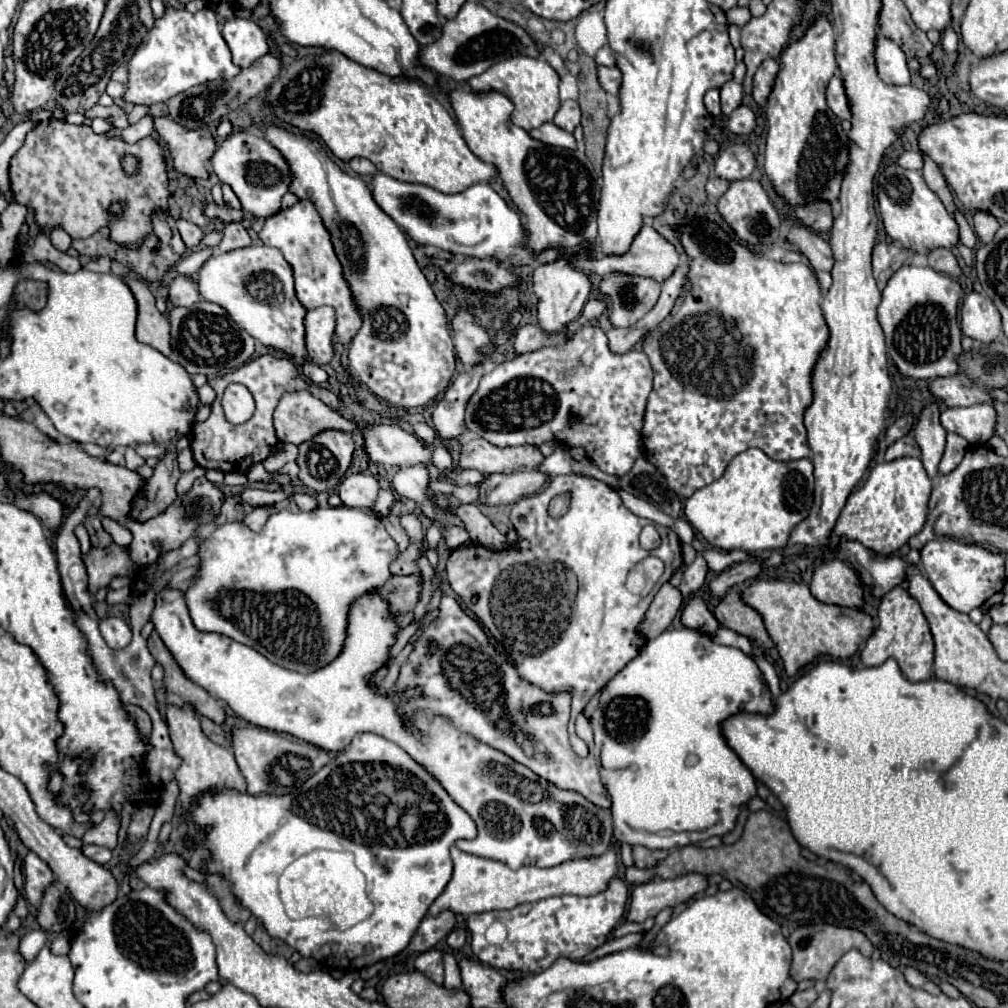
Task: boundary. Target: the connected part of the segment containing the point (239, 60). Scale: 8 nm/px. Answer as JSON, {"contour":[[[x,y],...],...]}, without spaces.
{"contour":[[[231,18],[223,24],[221,34],[231,50],[233,64],[247,68],[269,52],[265,32],[251,18]]]}

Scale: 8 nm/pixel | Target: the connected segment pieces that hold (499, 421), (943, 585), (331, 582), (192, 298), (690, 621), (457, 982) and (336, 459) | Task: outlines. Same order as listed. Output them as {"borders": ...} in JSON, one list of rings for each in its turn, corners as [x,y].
{"borders":[[[[585,326],[563,346],[515,356],[487,372],[467,402],[465,426],[501,448],[543,442],[581,446],[601,472],[623,476],[641,456],[643,414],[653,388],[649,370],[643,352],[611,354],[605,332]]],[[[955,538],[927,542],[921,548],[921,568],[939,596],[959,612],[971,612],[973,608],[979,608],[995,592],[1001,592],[1007,582],[1003,552],[991,552],[979,544],[963,544]]],[[[331,506],[315,508],[311,512],[279,510],[269,516],[269,520],[261,532],[251,532],[243,520],[227,522],[227,524],[207,522],[207,524],[201,524],[195,528],[195,538],[201,540],[201,546],[197,550],[201,560],[197,564],[195,582],[185,592],[185,602],[187,602],[195,628],[201,632],[217,632],[217,634],[229,636],[245,646],[251,646],[253,650],[263,654],[267,660],[271,660],[283,668],[289,668],[289,670],[299,670],[303,674],[319,670],[319,666],[325,666],[327,662],[331,662],[331,658],[335,658],[335,654],[339,654],[339,650],[343,648],[345,634],[347,634],[347,606],[351,606],[351,598],[359,598],[367,592],[379,592],[383,582],[387,582],[391,578],[389,564],[393,562],[393,558],[397,554],[395,540],[389,536],[385,526],[379,522],[379,518],[373,512],[359,510],[359,508],[345,508],[345,506],[343,508],[331,508]]],[[[187,276],[173,278],[173,282],[169,284],[169,302],[173,306],[193,306],[199,300],[201,300],[199,290],[191,278]]],[[[691,596],[685,600],[683,610],[681,610],[681,624],[685,628],[697,630],[705,636],[713,636],[715,630],[719,628],[719,622],[711,616],[709,608],[705,606],[705,602],[699,596]]],[[[443,954],[443,966],[445,966],[445,988],[459,990],[461,988],[461,974],[459,966],[453,954]]],[[[329,428],[329,430],[319,432],[311,440],[299,444],[297,448],[299,448],[299,454],[297,454],[295,462],[299,466],[299,480],[315,492],[331,492],[339,484],[339,480],[343,478],[343,474],[347,472],[347,468],[351,464],[353,438],[345,430]]]]}

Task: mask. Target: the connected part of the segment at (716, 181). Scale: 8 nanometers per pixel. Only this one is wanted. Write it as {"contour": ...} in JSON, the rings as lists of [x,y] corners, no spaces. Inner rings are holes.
{"contour":[[[709,176],[709,180],[707,180],[707,194],[709,194],[709,198],[713,196],[713,198],[719,198],[725,190],[727,190],[727,186],[729,186],[729,182],[727,180],[723,180],[723,178],[717,178],[717,176]]]}

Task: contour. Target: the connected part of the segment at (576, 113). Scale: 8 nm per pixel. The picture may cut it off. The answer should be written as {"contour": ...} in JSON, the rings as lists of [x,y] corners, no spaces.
{"contour":[[[565,100],[559,108],[559,112],[555,114],[555,124],[567,132],[573,132],[577,126],[579,126],[579,120],[581,120],[581,110],[579,110],[579,104],[575,100]]]}

